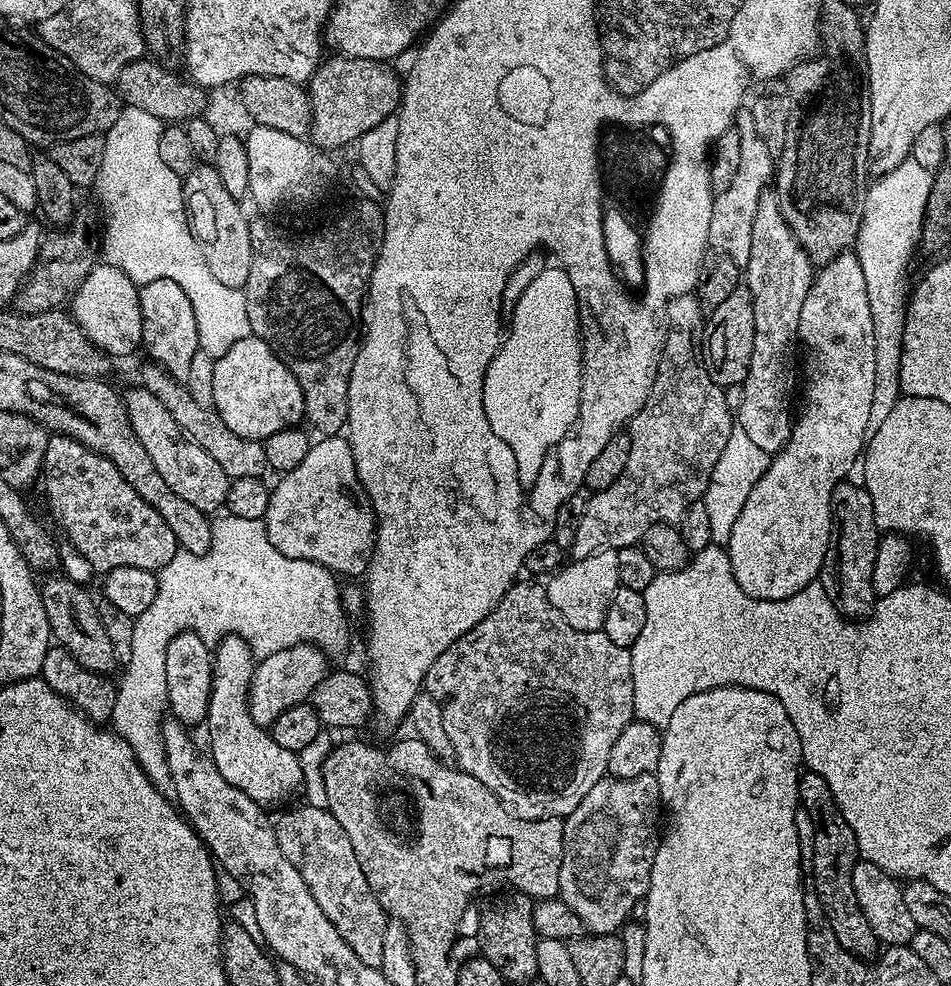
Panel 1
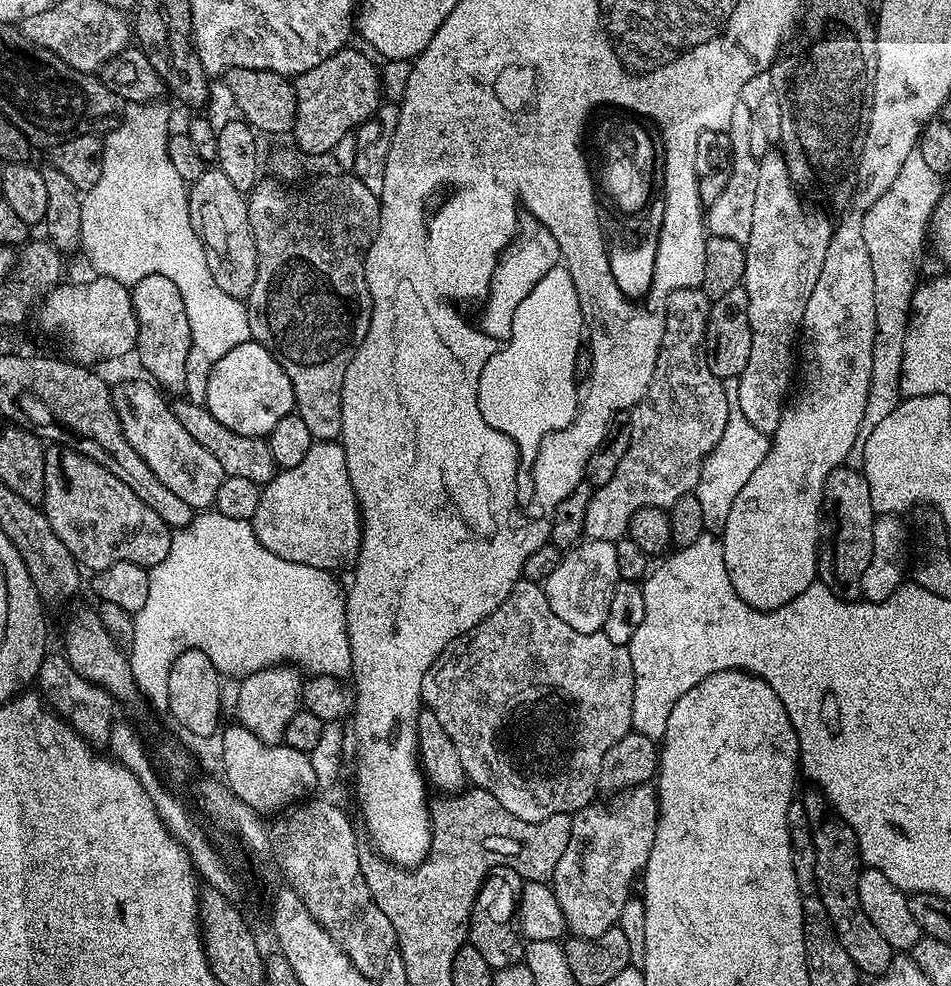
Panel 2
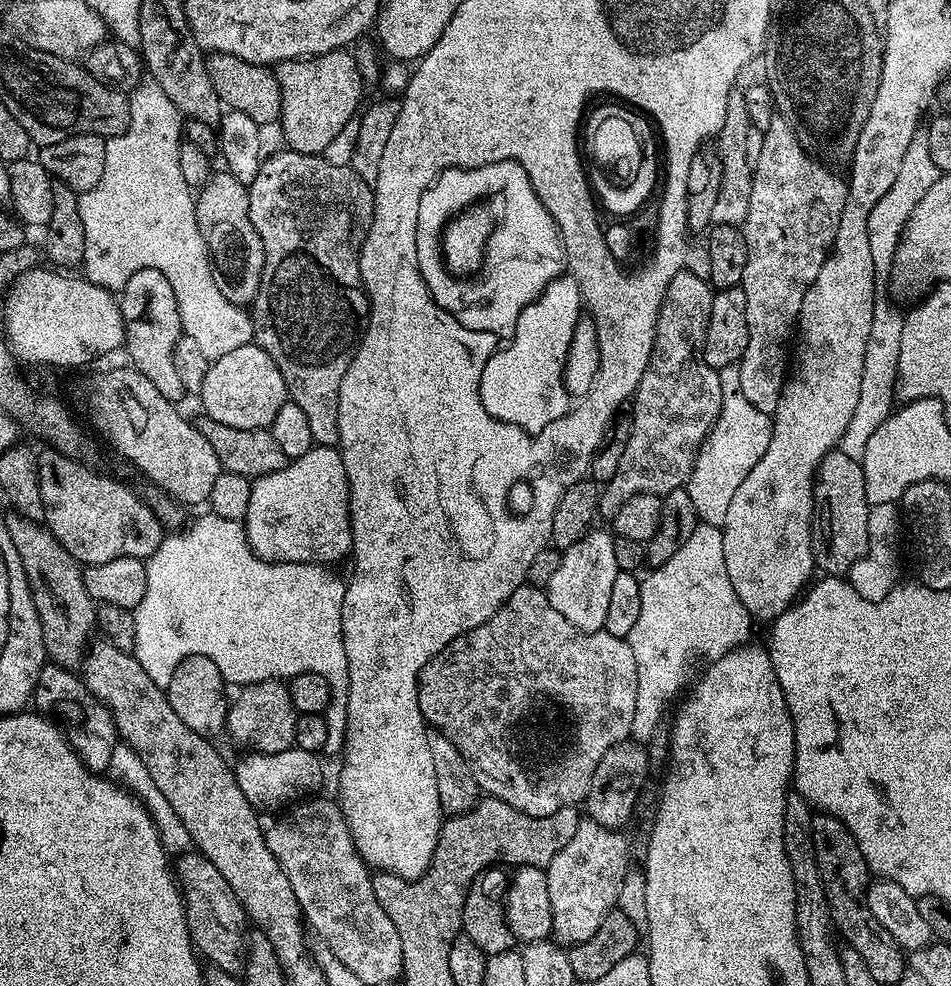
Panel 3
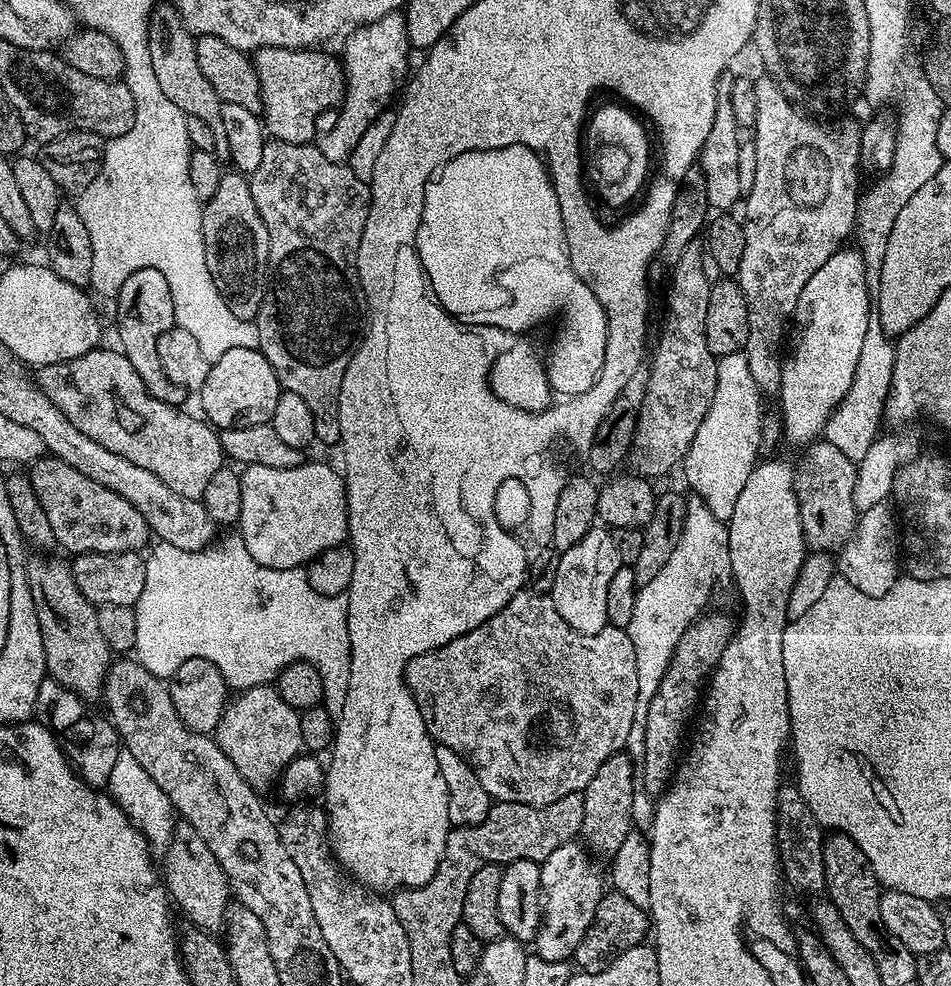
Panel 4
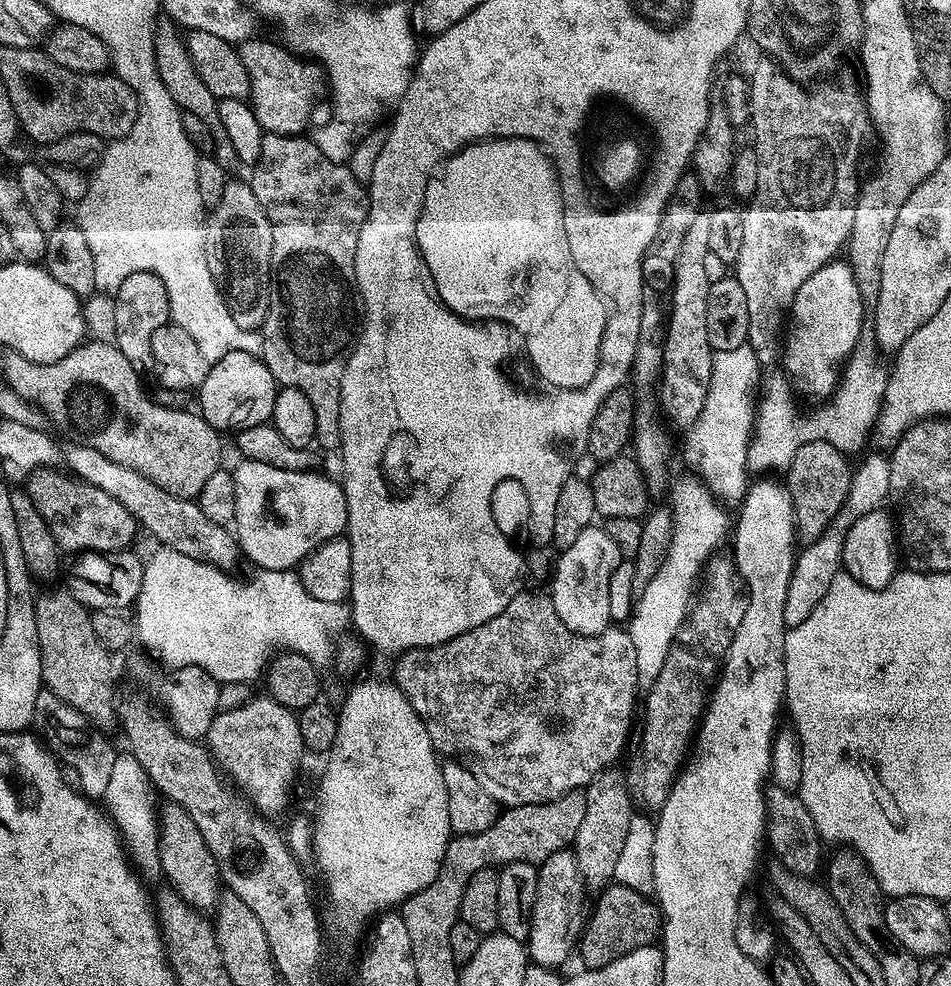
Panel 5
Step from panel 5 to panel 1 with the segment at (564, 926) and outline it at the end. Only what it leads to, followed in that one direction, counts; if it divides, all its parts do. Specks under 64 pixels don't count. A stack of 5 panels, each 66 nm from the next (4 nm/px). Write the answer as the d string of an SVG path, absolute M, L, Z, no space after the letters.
M647 772L638 778L614 778L605 775L603 780L599 780L597 784L590 790L590 794L586 794L586 798L582 798L582 802L578 802L578 806L564 820L564 853L562 854L562 870L560 871L560 895L559 899L566 902L566 906L570 906L570 910L574 910L574 914L578 914L578 918L582 918L585 929L589 933L597 936L611 936L619 933L625 924L629 923L632 911L637 911L638 905L648 894L650 886L650 870L654 866L654 854L656 847L660 844L662 835L662 805L660 803L660 791L658 790L658 782L653 773Z

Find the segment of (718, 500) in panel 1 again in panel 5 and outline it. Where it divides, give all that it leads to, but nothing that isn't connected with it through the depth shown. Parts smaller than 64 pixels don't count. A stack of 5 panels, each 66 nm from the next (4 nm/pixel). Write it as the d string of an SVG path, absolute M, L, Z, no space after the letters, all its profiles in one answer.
M749 343L734 346L734 350L712 353L712 369L708 379L705 401L702 402L702 408L698 410L696 417L687 425L688 433L684 436L684 460L692 467L689 469L704 480L712 489L714 496L724 502L729 502L728 500L743 501L744 494L750 487L750 473L747 468L748 442L751 439L754 419L754 393L762 380L760 360L756 356L759 356L757 349Z

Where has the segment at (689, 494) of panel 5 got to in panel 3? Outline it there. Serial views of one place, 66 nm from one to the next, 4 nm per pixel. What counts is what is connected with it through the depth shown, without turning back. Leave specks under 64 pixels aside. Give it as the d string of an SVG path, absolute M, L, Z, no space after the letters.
M697 523L694 531L678 546L678 550L662 566L651 569L640 581L642 590L642 614L634 630L626 637L630 650L634 650L634 666L638 666L638 699L634 701L634 722L630 722L631 739L637 742L651 741L657 735L660 719L668 708L668 703L676 696L676 691L688 680L688 660L705 656L711 662L722 658L735 648L749 643L754 617L742 606L734 586L730 586L730 574L726 574L723 531L713 524Z

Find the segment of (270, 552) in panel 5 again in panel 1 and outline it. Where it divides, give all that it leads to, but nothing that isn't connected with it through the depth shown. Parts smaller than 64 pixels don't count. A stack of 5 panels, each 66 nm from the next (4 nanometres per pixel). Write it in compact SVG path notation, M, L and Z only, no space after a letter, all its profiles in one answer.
M343 435L326 436L309 447L306 458L302 458L299 466L294 470L283 473L280 480L268 493L268 505L264 515L266 534L275 549L290 559L306 559L318 566L326 567L337 577L360 578L367 573L368 563L374 550L376 541L376 515L372 513L372 503L364 488L354 466L352 451L347 439Z

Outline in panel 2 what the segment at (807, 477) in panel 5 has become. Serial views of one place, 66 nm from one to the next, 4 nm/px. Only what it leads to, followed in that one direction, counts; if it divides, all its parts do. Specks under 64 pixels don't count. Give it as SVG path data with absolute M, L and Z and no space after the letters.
M847 466L832 471L824 483L823 511L826 513L827 536L816 567L819 583L833 590L855 589L871 564L874 554L874 524L878 515L870 502L870 486L863 471Z

